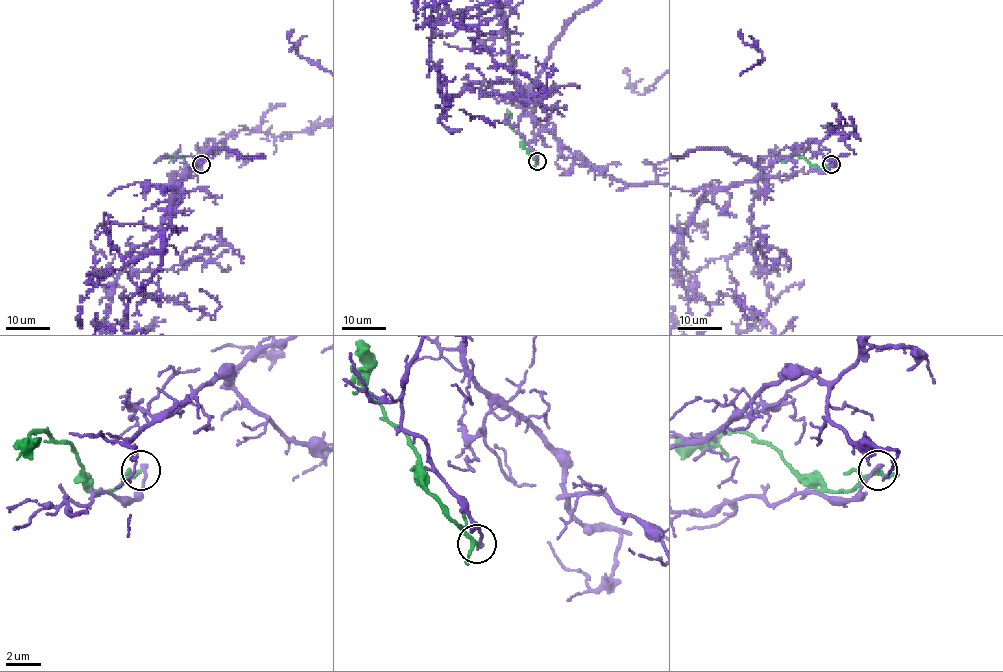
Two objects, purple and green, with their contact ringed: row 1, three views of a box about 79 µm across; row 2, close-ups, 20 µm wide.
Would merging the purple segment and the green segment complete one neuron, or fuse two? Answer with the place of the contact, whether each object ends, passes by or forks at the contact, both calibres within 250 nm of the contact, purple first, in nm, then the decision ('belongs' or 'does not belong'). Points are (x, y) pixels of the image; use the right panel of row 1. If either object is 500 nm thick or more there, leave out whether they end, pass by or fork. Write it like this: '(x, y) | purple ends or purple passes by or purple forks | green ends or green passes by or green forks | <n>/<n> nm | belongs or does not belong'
(831, 164) | purple ends | green passes by | 240/220 nm | does not belong

